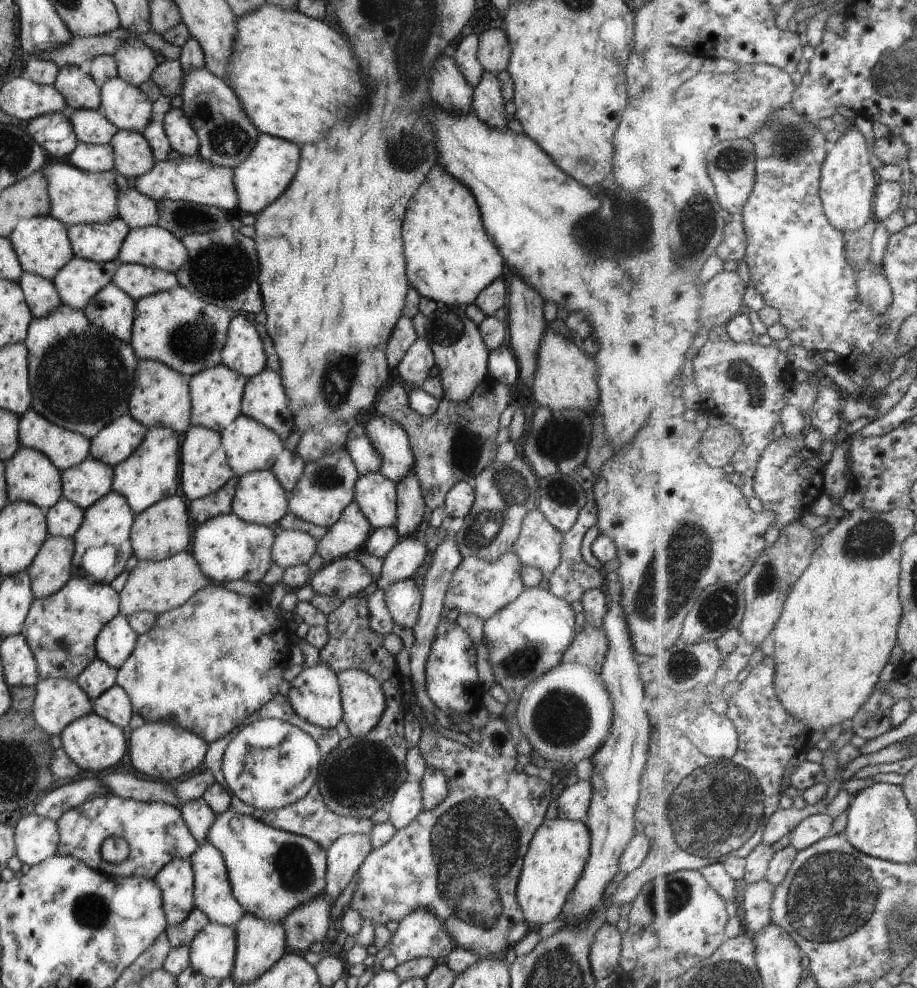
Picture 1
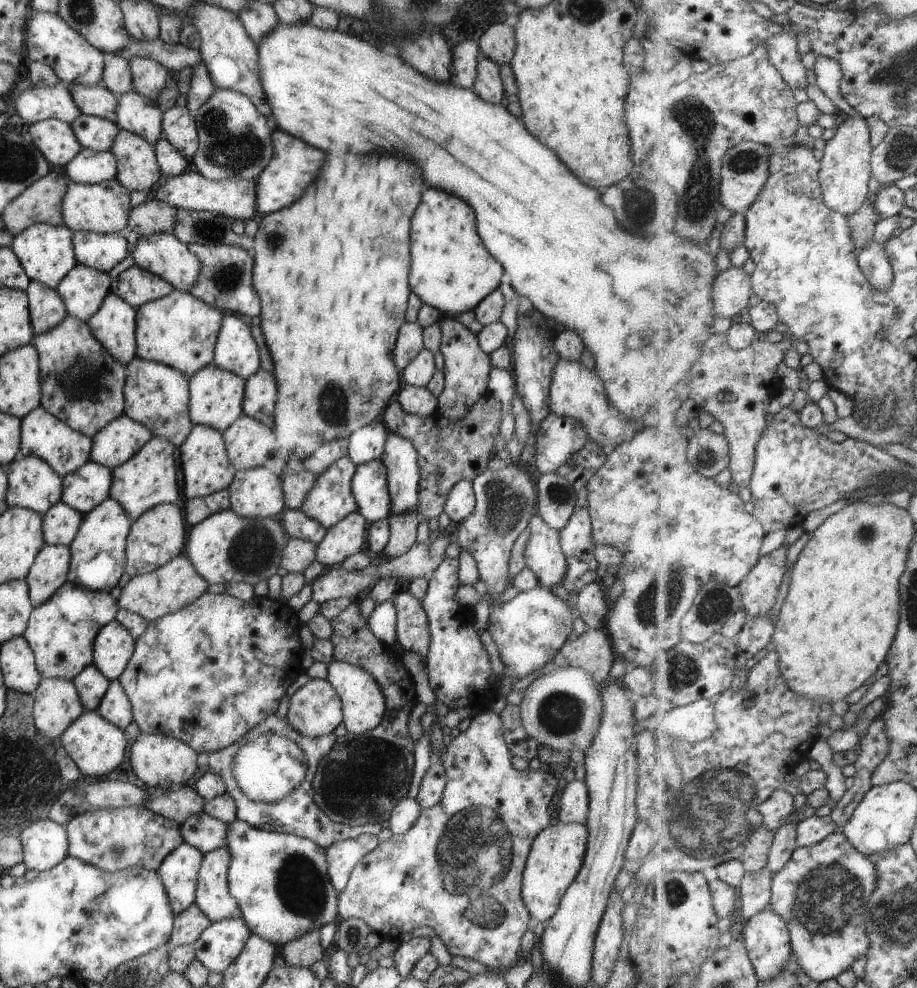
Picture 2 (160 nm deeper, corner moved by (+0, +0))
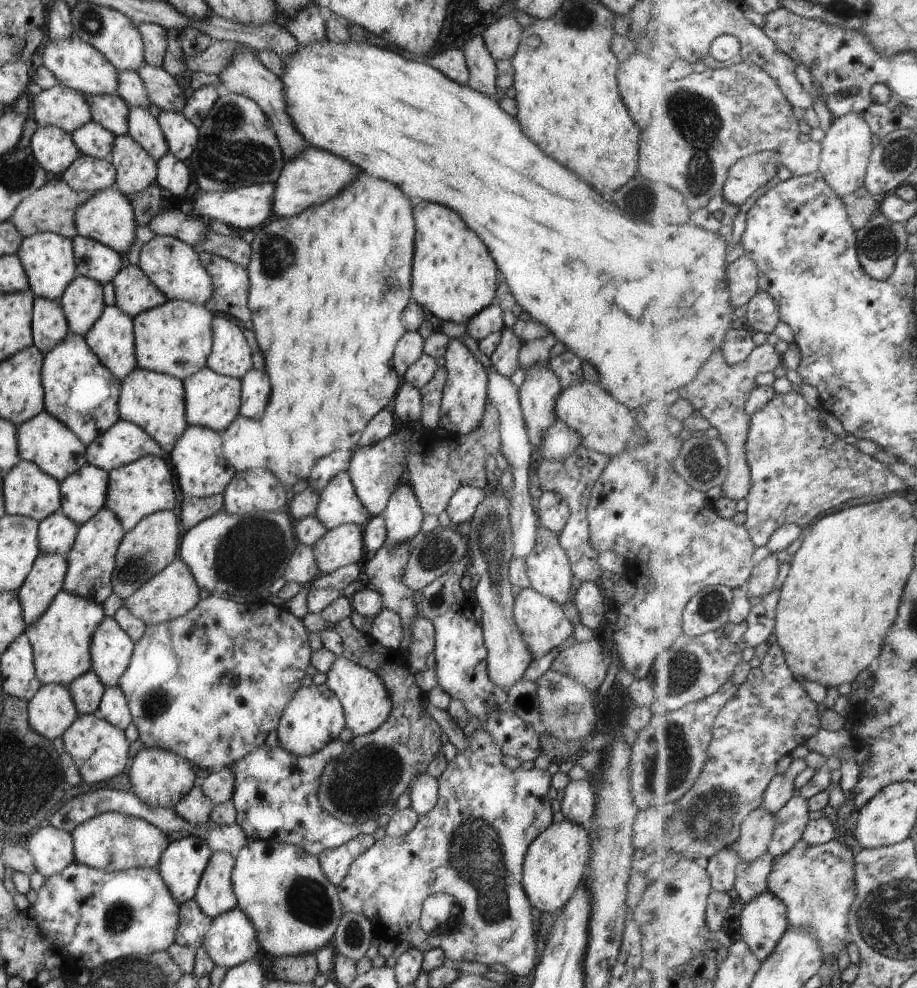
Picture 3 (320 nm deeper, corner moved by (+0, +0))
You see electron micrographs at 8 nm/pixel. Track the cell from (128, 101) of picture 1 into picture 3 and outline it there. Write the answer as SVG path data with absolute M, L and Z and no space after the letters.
M128 107L127 132L147 154L157 162L168 152L163 133L156 118L149 114L147 107Z

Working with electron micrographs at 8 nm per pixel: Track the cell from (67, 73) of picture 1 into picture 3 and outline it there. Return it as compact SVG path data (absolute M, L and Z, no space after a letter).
M87 95L84 101L89 105L91 121L112 132L114 136L125 135L127 130L128 105L113 95Z

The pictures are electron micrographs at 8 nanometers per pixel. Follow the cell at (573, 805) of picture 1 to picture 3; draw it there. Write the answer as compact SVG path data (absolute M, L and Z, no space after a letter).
M589 780L569 781L562 791L564 795L559 808L564 818L580 825L587 822L594 807L594 794Z

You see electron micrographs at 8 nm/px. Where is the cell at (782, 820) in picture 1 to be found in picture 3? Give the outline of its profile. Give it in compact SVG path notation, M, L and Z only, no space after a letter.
M794 759L786 771L777 773L771 780L764 796L764 805L775 816L796 794L793 782L803 770L809 770L807 762L803 759Z

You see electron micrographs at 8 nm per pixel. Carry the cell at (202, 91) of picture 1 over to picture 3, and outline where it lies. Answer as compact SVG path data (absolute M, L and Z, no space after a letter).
M222 91L198 126L194 151L184 160L193 176L193 187L208 193L274 183L283 162L277 137L261 107L243 95Z

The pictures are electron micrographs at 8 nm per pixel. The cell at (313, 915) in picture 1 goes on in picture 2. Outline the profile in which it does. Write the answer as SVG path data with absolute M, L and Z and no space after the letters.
M319 930L306 932L298 939L285 943L280 951L283 964L288 967L305 967L321 960L323 949L319 944Z

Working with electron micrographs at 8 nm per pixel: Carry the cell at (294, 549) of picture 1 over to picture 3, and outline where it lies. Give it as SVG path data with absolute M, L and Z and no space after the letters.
M297 544L293 549L291 558L287 561L282 581L299 583L309 587L318 574L319 570L311 547Z

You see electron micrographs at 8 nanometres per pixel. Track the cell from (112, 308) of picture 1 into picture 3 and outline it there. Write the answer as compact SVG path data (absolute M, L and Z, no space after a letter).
M115 304L103 307L99 318L83 337L89 350L119 382L136 367L132 318L121 312Z

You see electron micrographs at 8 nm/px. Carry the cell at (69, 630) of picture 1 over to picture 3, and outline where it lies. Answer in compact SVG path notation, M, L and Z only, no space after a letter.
M63 590L53 597L45 612L34 623L25 628L25 634L32 646L34 673L40 684L55 683L67 687L72 680L91 670L90 640L92 632L103 617L102 604L93 602L93 600L77 597Z

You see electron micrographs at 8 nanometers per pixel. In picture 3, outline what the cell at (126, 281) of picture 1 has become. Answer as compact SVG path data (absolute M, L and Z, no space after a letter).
M137 265L122 266L110 282L114 288L115 306L131 318L138 315L141 311L163 304L167 299Z

